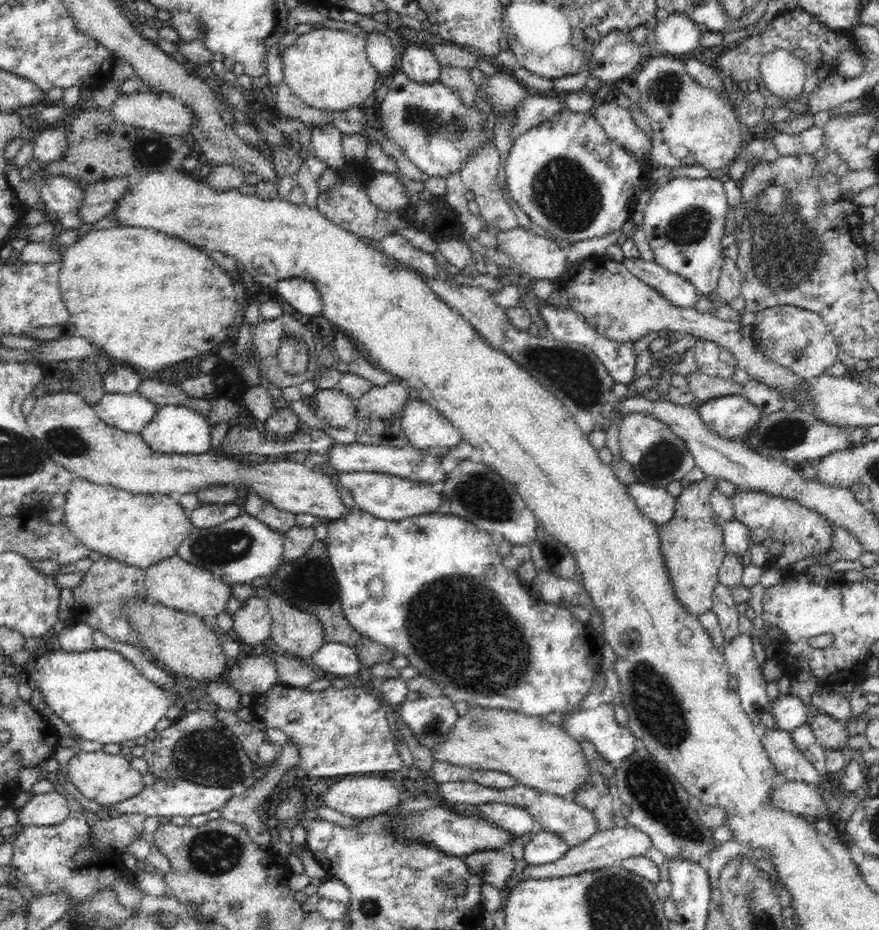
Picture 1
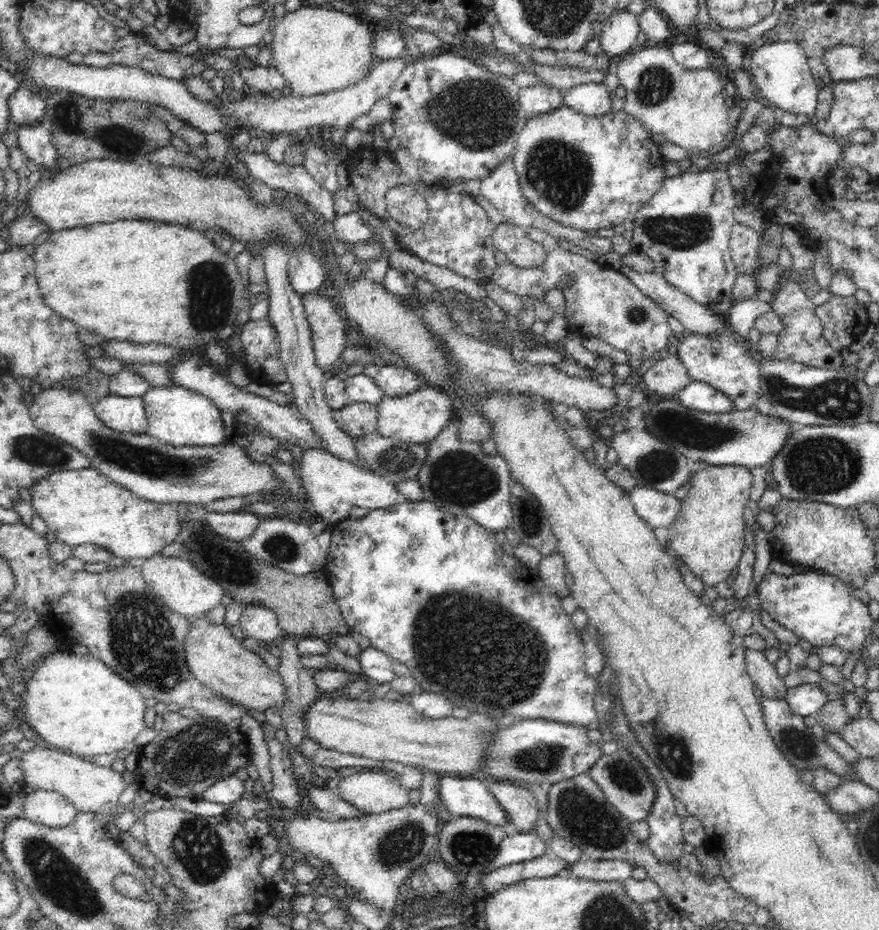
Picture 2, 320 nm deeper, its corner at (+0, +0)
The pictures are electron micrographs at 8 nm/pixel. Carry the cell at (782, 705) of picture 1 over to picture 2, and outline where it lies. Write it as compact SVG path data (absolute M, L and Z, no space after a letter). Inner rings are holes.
M805 684L789 688L786 700L790 709L799 716L806 718L816 715L830 700L826 691L822 691L816 684Z

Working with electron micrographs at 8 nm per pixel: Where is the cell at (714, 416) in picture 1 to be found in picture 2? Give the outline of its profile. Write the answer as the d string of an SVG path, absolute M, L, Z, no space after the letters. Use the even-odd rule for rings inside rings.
M692 380L678 393L682 406L707 413L725 413L734 410L733 402L719 390L704 382Z

